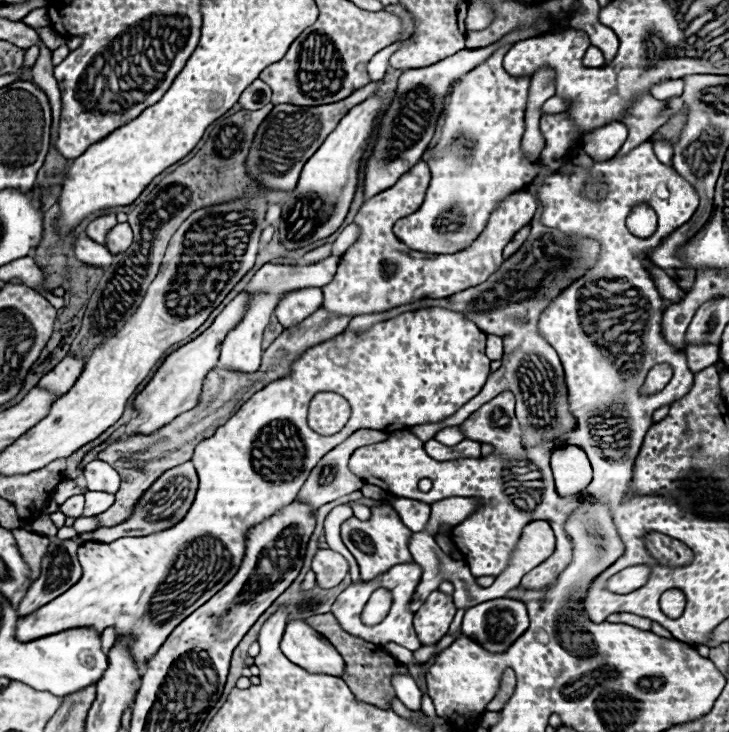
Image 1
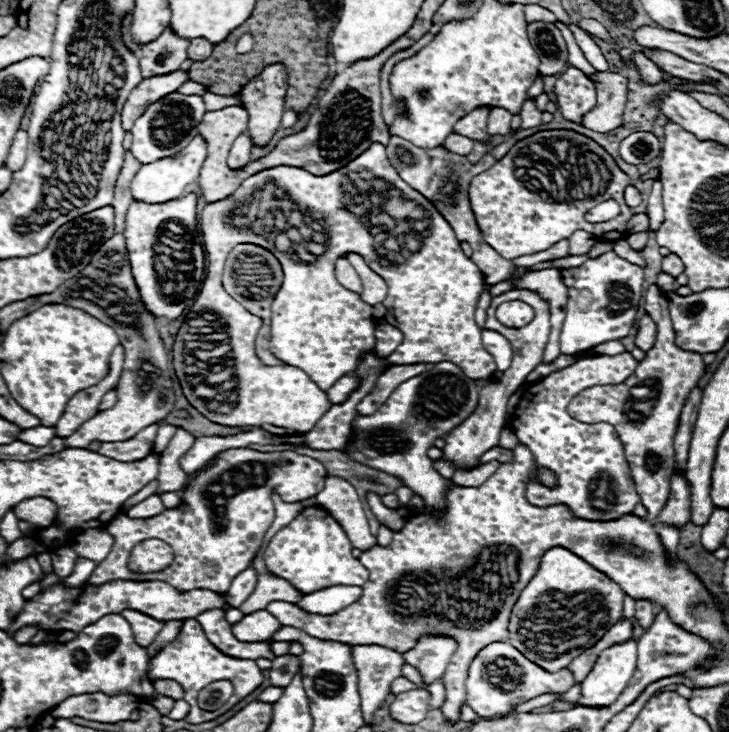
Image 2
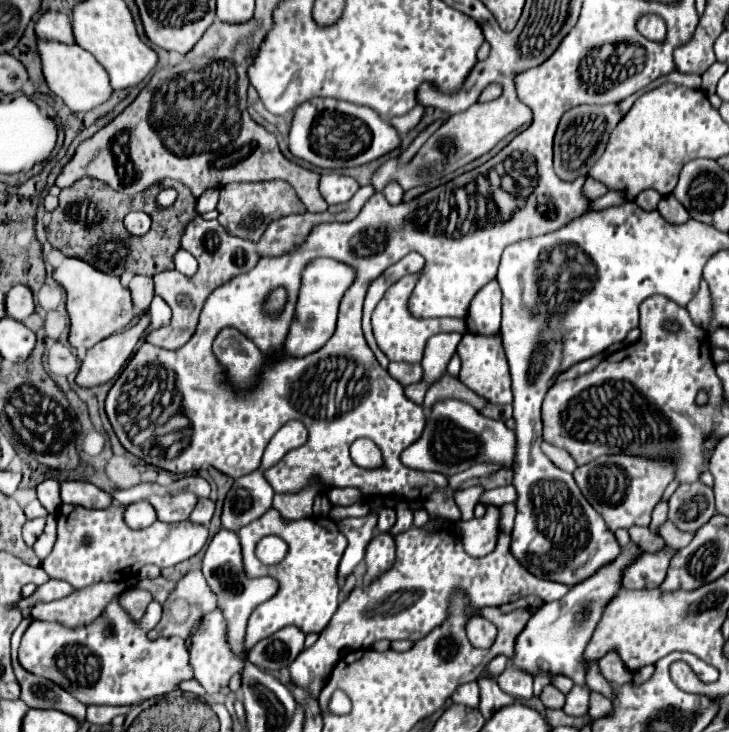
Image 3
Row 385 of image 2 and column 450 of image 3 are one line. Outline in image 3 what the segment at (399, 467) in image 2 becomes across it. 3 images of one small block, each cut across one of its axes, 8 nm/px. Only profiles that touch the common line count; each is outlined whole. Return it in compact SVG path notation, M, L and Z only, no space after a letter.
M446 400L446 404L436 404L436 408L432 408L432 412L428 414L428 424L420 440L416 440L402 452L404 466L414 470L442 472L446 476L462 472L474 464L500 464L502 468L514 468L514 458L516 458L516 434L508 430L504 422L488 420L486 416L480 416L480 412L472 410L470 404L464 404L460 400Z

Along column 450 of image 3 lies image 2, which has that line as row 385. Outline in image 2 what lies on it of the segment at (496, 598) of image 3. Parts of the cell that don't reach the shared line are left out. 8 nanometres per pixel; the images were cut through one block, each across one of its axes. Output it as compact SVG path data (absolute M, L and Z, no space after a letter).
M630 352L616 358L582 358L562 370L552 372L538 384L528 386L514 410L512 430L522 444L530 448L536 464L546 466L558 474L558 488L548 490L538 482L530 482L526 488L526 500L534 506L566 504L574 516L584 520L614 520L632 512L638 494L630 476L630 466L624 458L622 442L612 424L584 424L568 414L568 402L582 390L596 384L620 384L634 374L638 360Z

